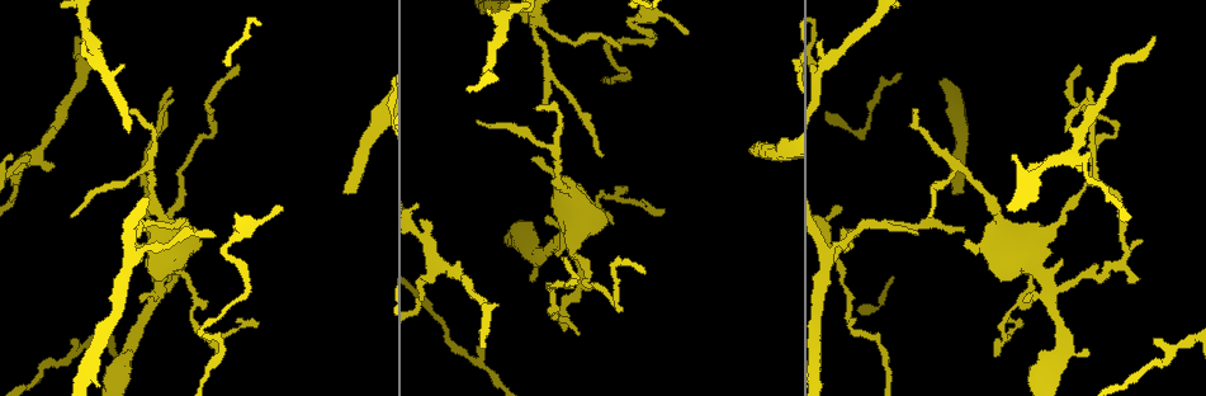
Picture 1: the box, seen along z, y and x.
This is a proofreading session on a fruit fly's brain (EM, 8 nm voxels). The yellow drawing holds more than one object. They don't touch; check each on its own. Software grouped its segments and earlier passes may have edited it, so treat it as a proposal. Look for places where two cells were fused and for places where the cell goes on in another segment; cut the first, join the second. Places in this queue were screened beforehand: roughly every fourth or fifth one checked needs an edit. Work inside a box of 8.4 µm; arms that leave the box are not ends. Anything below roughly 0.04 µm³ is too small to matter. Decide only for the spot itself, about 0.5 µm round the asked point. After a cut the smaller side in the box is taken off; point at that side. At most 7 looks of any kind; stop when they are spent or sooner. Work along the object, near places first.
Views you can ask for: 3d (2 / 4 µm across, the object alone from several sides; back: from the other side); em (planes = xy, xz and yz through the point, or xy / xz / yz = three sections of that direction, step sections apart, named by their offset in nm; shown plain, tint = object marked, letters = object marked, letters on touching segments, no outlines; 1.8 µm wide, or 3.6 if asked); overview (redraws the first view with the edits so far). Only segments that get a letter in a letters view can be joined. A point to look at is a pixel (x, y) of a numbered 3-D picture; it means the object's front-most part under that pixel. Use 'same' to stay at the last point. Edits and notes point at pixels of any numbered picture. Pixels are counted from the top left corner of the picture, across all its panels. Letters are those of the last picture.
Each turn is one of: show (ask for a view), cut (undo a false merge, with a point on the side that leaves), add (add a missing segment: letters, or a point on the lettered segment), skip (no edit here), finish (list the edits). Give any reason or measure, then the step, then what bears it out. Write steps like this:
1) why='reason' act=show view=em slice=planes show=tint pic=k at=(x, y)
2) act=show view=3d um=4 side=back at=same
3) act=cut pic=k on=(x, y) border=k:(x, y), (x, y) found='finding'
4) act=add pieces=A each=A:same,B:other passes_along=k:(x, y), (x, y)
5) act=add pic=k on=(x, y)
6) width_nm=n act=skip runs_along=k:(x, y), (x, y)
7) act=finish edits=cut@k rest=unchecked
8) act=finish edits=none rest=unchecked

why='thin end' act=show view=em slice=xz step=4 show=letters pic=1 at=(859, 235)

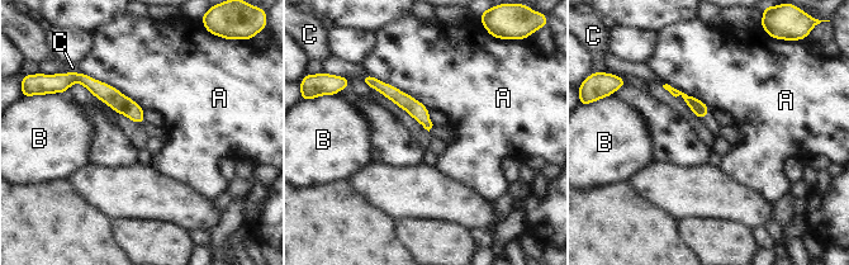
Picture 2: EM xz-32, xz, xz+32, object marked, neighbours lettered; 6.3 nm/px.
why='another direction' act=show view=em slice=planes show=letters at=same

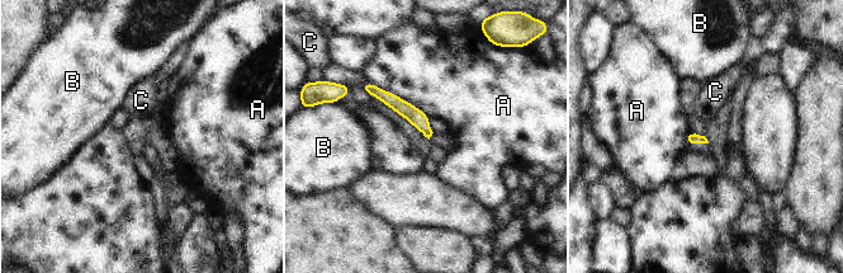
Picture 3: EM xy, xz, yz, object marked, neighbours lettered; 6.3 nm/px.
act=skip each=A:other,B:other,C:other border=3:(366, 81), (407, 100), (429, 117) found='no lettered segment goes on from it'

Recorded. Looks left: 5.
why='an open end' act=show view=3d um=4 pic=1 at=(345, 190)

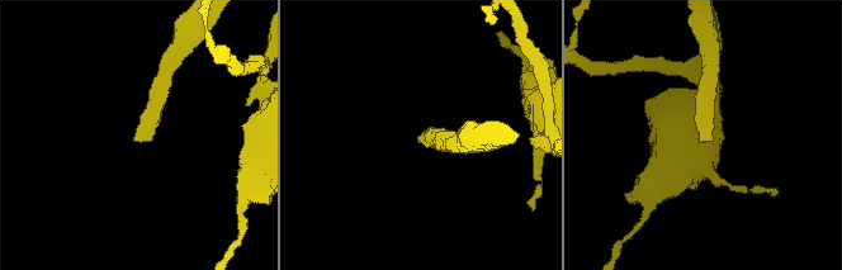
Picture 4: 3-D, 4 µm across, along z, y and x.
act=show view=em slice=planes show=letters pic=4 at=(710, 140)

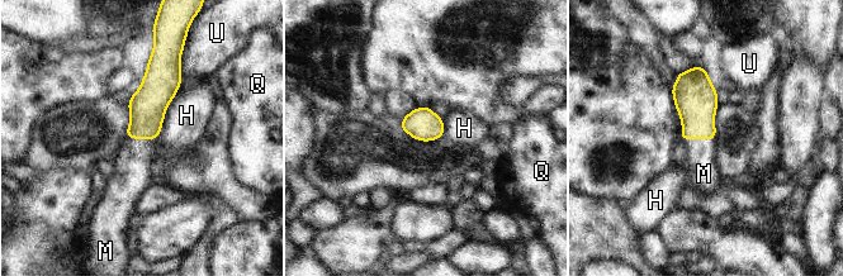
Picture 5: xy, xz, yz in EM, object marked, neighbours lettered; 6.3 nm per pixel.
width_nm=200 longest_contact=H:320nm act=add pieces=M each=H:other,M:same,Q:other,U:other found='the cell continues'

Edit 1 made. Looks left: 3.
act=show view=overview

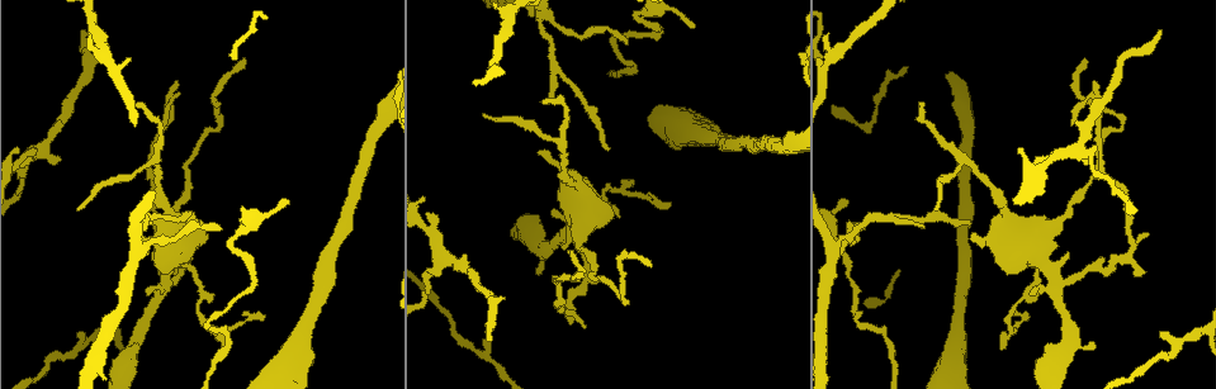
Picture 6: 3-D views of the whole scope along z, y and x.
act=show view=em slice=xz step=16 show=letters pic=6 at=(666, 202)

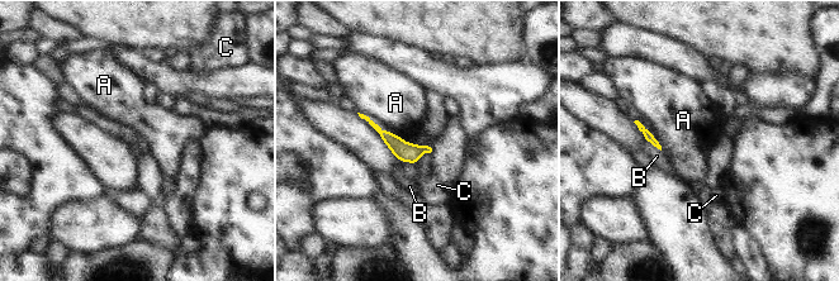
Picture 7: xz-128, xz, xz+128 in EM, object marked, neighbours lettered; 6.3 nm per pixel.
why='cut it another way' act=show view=em slice=planes show=letters at=same

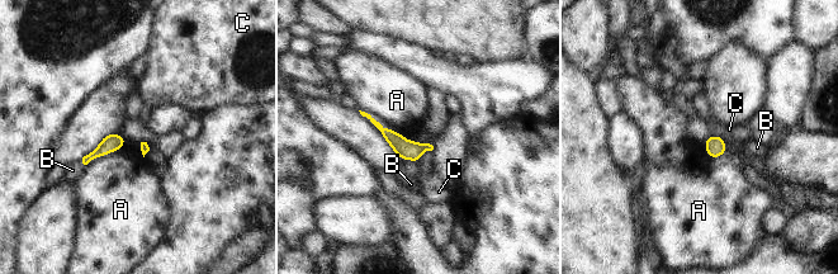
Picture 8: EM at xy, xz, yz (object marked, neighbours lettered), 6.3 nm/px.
width_nm=110 act=skip each=A:other,B:other,C:other border=8:(359, 109), (416, 142) found='none of them fits'

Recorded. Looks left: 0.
act=finish edits=add@5 rest=unchecked

